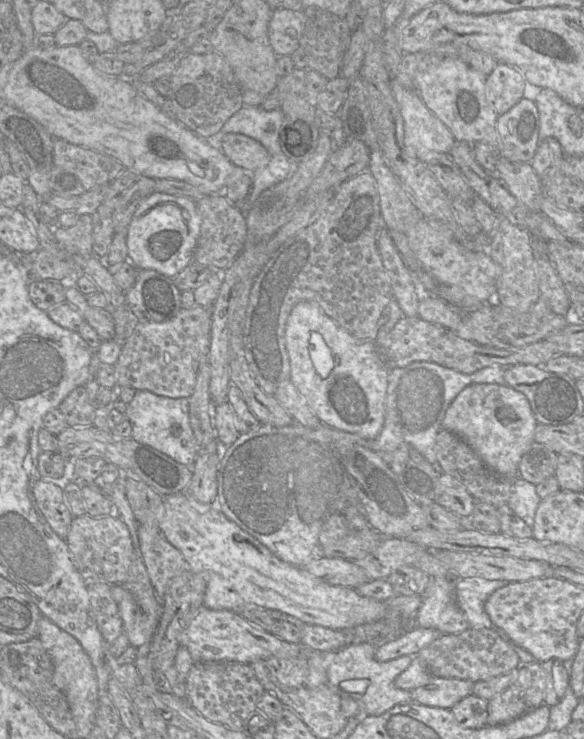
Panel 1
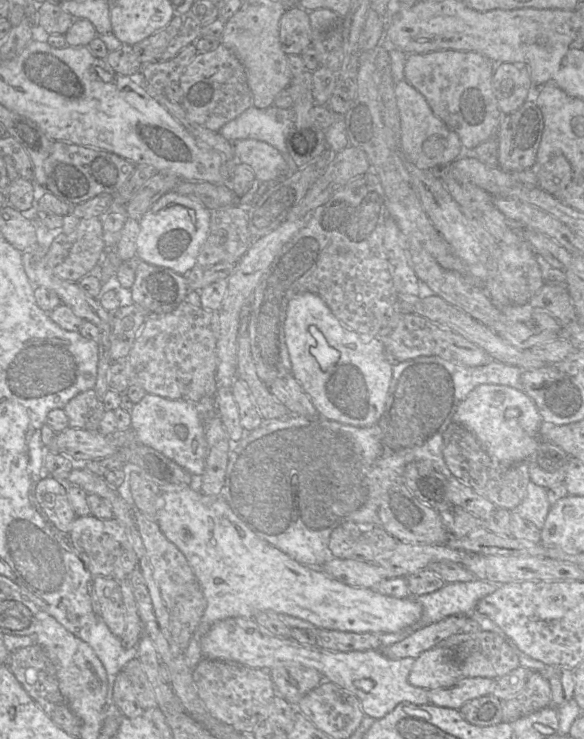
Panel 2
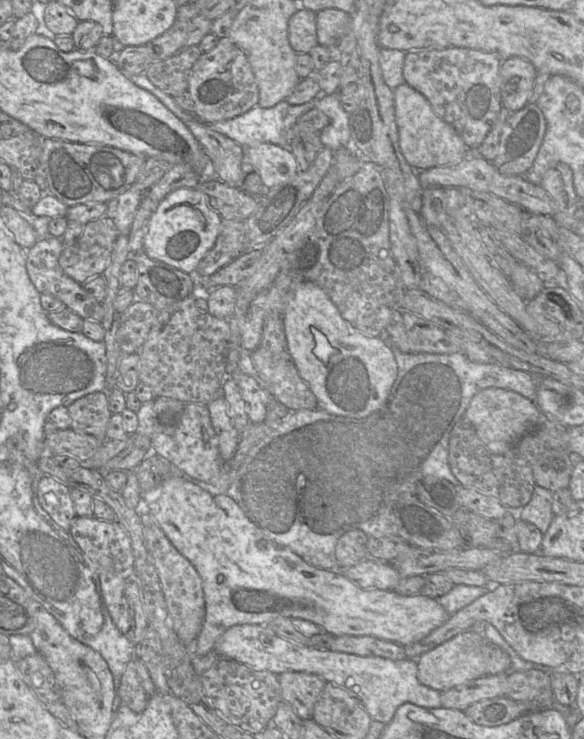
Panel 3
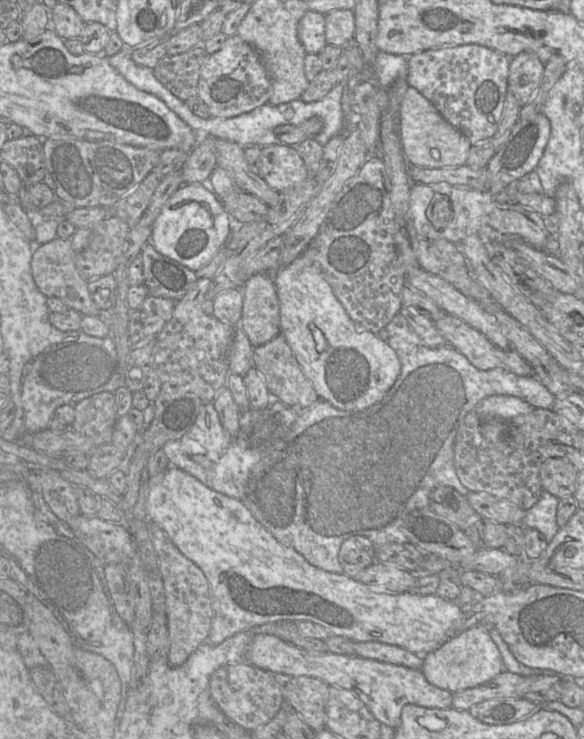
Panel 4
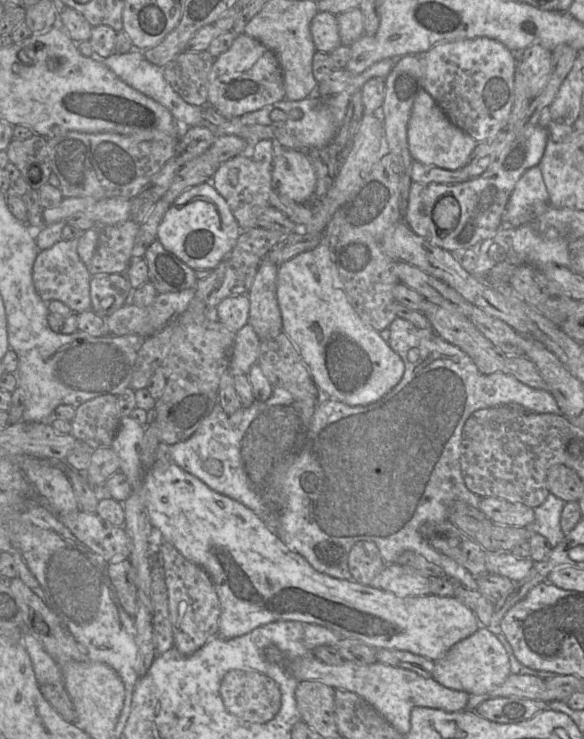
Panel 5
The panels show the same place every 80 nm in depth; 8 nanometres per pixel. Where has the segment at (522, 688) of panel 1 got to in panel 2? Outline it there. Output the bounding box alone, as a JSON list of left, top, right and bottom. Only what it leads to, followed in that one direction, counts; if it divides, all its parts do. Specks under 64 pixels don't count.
[502,671,552,722]

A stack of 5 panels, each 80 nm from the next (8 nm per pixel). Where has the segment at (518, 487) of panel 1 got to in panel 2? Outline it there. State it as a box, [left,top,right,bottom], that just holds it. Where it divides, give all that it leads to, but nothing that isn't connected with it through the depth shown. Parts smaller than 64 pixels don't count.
[512,482,550,530]

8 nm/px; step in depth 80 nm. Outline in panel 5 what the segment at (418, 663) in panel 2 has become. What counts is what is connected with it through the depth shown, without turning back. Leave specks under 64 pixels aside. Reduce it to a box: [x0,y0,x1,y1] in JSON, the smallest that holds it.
[432,627,511,695]

